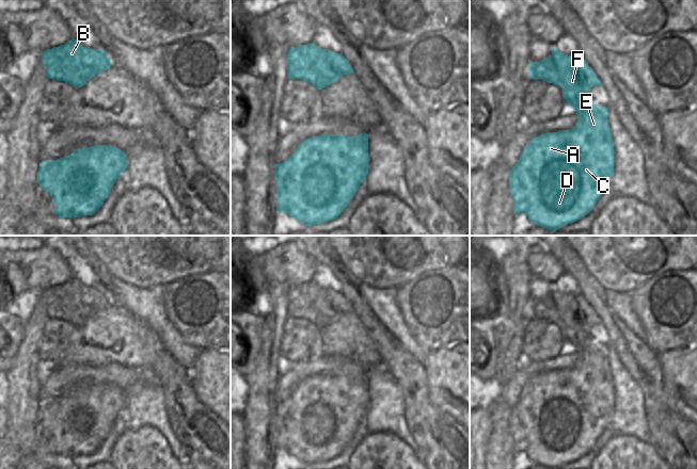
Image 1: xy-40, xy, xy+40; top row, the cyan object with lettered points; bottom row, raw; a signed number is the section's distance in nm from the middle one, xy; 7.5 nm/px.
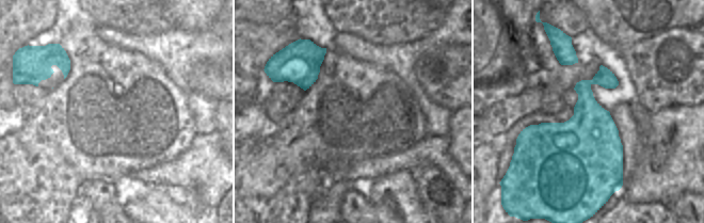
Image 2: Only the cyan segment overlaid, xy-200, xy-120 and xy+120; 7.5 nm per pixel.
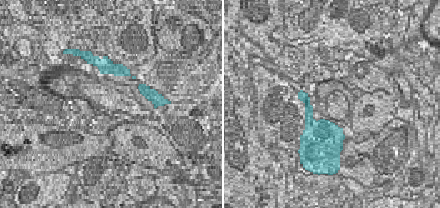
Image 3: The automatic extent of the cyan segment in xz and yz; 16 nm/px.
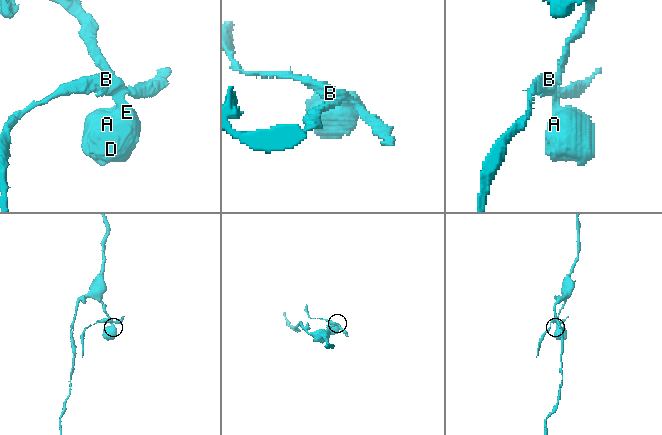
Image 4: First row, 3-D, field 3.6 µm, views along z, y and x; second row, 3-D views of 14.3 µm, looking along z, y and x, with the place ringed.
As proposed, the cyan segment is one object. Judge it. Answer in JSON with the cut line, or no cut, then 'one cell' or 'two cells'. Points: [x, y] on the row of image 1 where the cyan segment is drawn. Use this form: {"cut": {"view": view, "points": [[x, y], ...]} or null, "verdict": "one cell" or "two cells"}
{"cut": {"view": "xy+40", "points": [[574, 55], [579, 69], [583, 74], [589, 90]]}, "verdict": "two cells"}

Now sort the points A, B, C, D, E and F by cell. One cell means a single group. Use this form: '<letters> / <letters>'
A C D E F / B

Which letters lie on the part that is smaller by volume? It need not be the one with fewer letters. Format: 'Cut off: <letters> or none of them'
Cut off: B

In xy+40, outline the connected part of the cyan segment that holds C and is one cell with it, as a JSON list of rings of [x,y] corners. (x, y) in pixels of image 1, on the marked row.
[[[552,48],[552,56],[563,84],[563,97],[577,114],[577,123],[570,130],[546,132],[526,143],[518,163],[509,174],[509,191],[513,199],[513,213],[525,213],[530,222],[549,230],[572,224],[587,215],[607,190],[614,174],[614,142],[607,123],[607,108],[600,107],[591,97],[588,82],[580,71],[575,55],[561,53]]]

